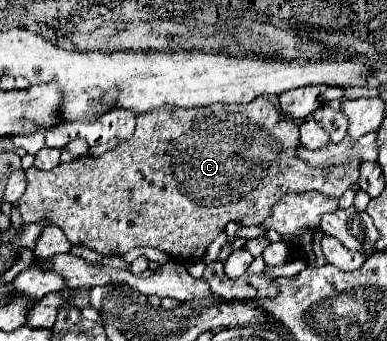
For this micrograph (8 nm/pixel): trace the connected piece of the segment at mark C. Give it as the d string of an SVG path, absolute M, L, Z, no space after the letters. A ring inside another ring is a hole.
M265 96L255 98L249 104L215 104L215 106L205 106L205 108L191 108L191 110L155 110L155 114L143 114L137 118L137 128L135 134L131 136L131 140L123 142L121 146L117 146L115 150L105 152L99 158L89 158L83 156L79 160L73 160L69 164L61 164L53 170L37 170L37 168L29 168L25 172L25 180L27 180L27 190L25 194L19 198L17 208L21 212L23 224L31 224L31 222L51 222L55 226L59 226L67 240L73 246L87 246L103 256L125 256L131 248L137 246L153 246L157 250L167 252L171 258L181 258L181 264L191 264L203 258L207 246L217 238L219 232L225 230L225 226L231 220L239 220L243 222L243 226L257 226L259 222L263 222L263 218L267 218L267 212L271 212L271 206L289 192L307 192L307 190L317 190L323 192L327 196L339 198L353 182L357 182L359 176L359 162L353 162L345 168L331 168L331 170L321 170L321 168L311 168L303 162L299 162L293 156L293 148L299 144L299 124L291 118L287 118L287 114L283 114L275 104L271 104Z

